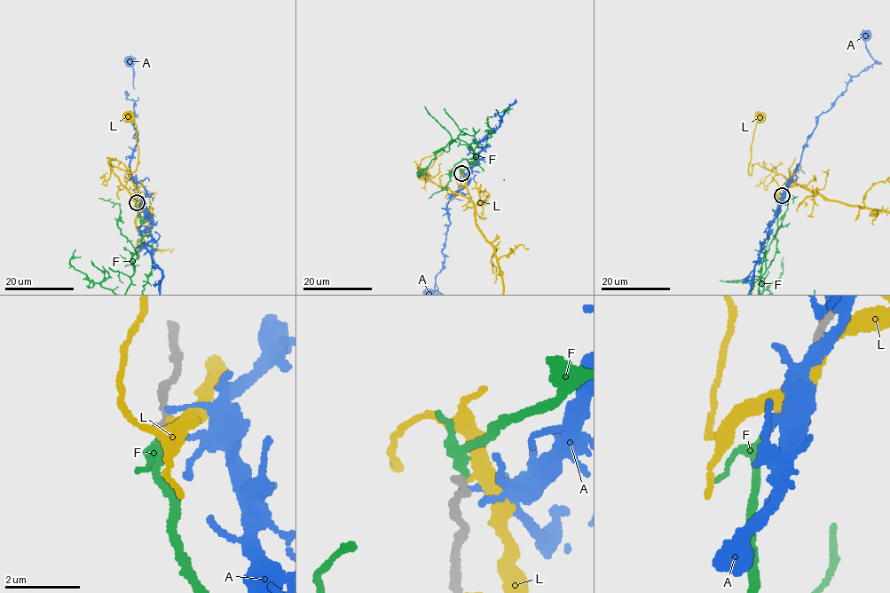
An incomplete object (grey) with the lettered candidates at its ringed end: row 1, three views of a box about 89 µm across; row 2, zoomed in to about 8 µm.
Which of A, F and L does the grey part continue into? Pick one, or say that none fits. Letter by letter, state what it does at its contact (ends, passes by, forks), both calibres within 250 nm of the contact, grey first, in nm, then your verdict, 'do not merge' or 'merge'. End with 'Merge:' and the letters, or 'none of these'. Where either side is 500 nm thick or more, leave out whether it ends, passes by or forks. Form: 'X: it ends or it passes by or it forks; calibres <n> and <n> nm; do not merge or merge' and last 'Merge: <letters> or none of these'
A: it ends; calibres 260 and 160 nm; do not merge
F: it ends; calibres 200 and 240 nm; merge
L: it passes by; calibres 220 and 280 nm; do not merge
Merge: F

